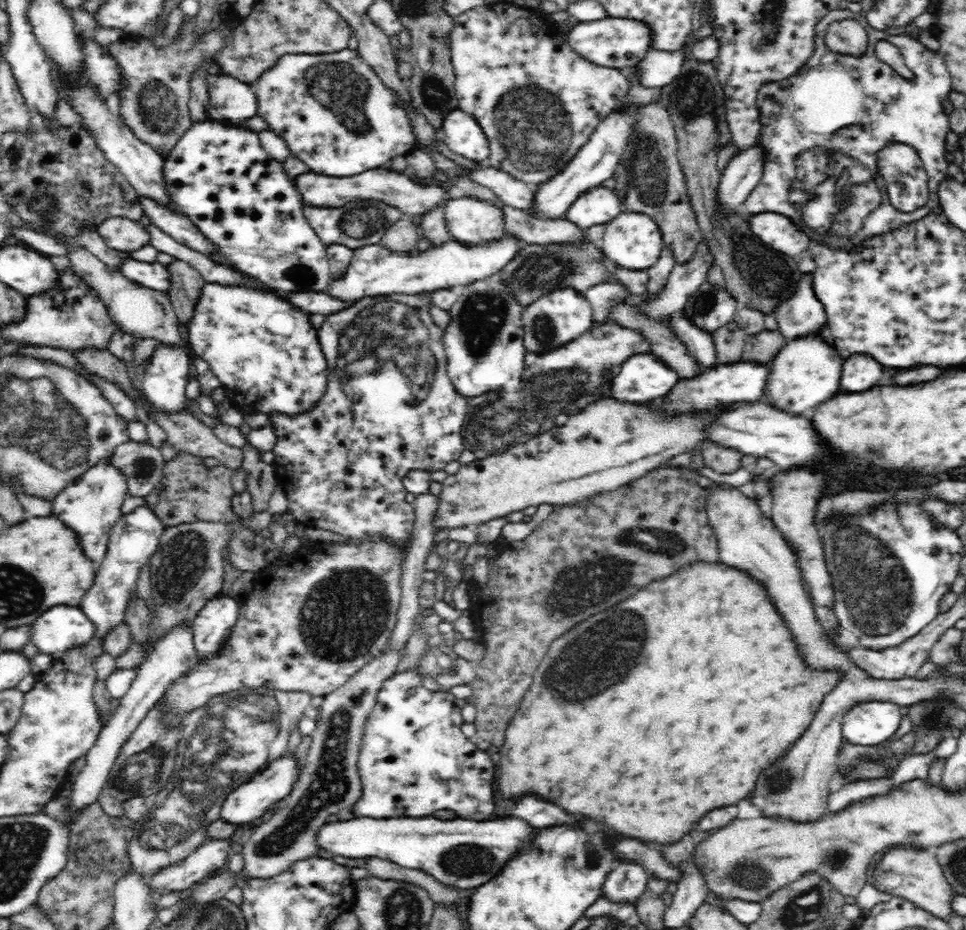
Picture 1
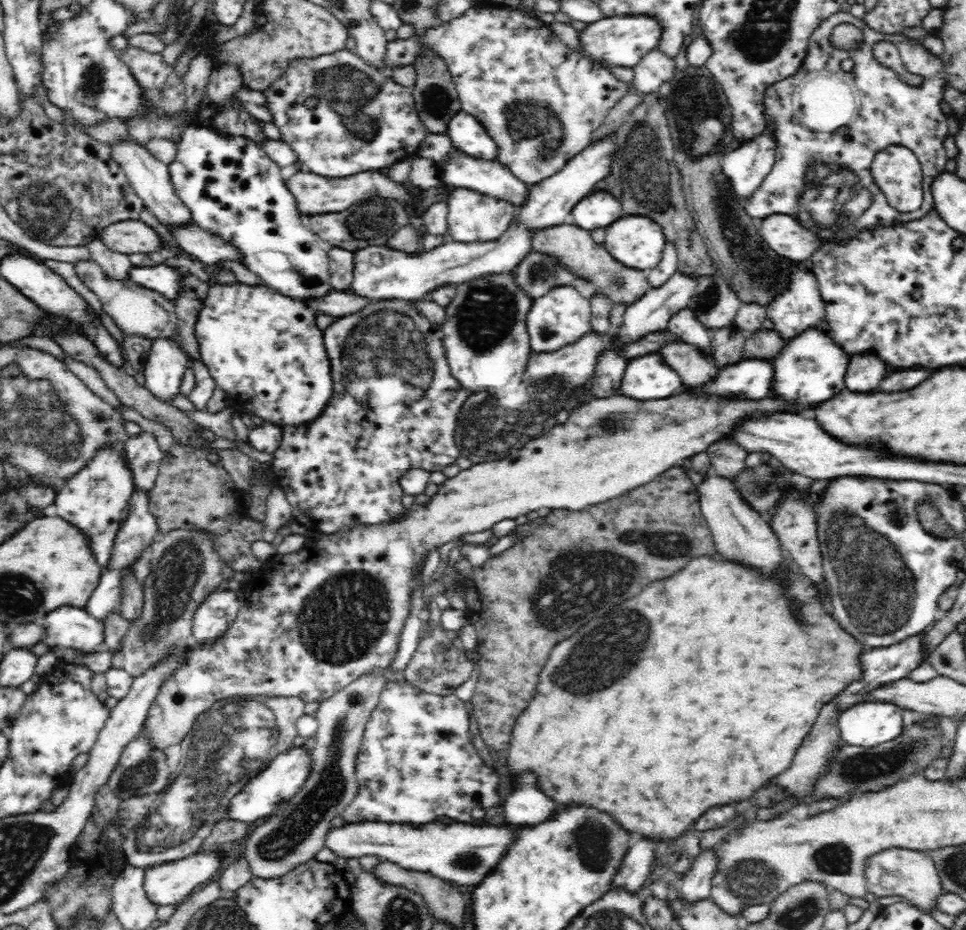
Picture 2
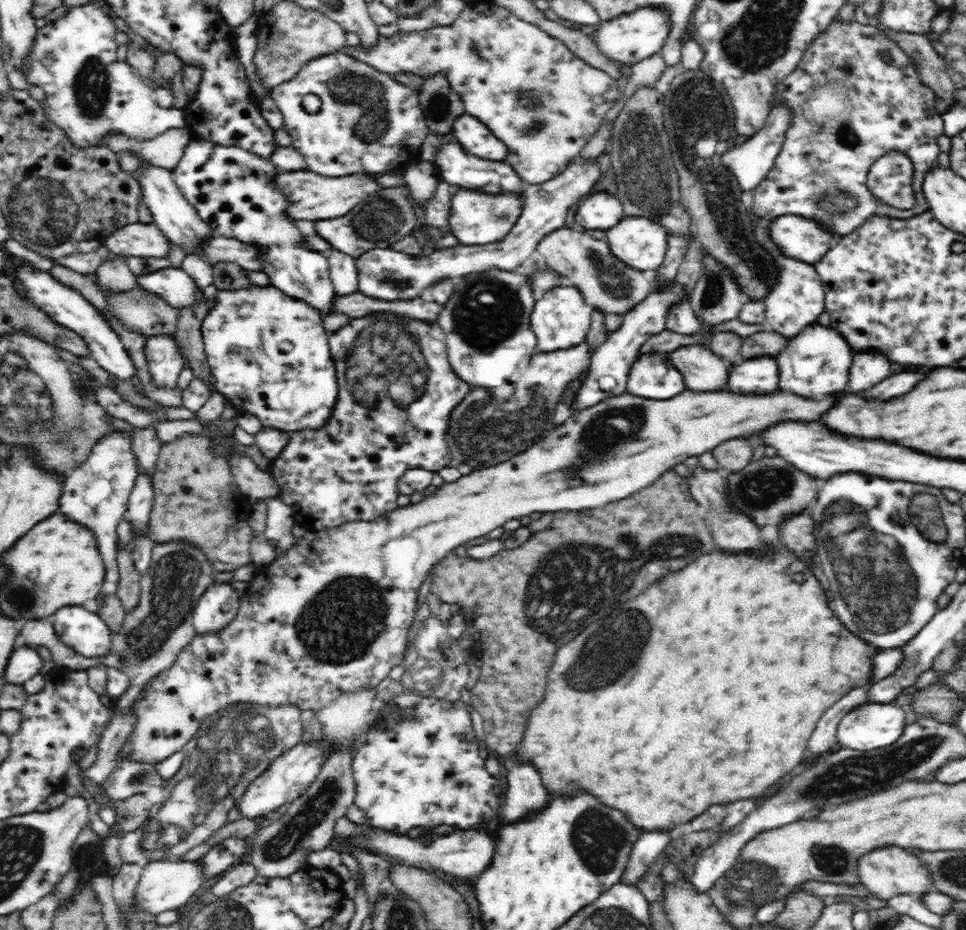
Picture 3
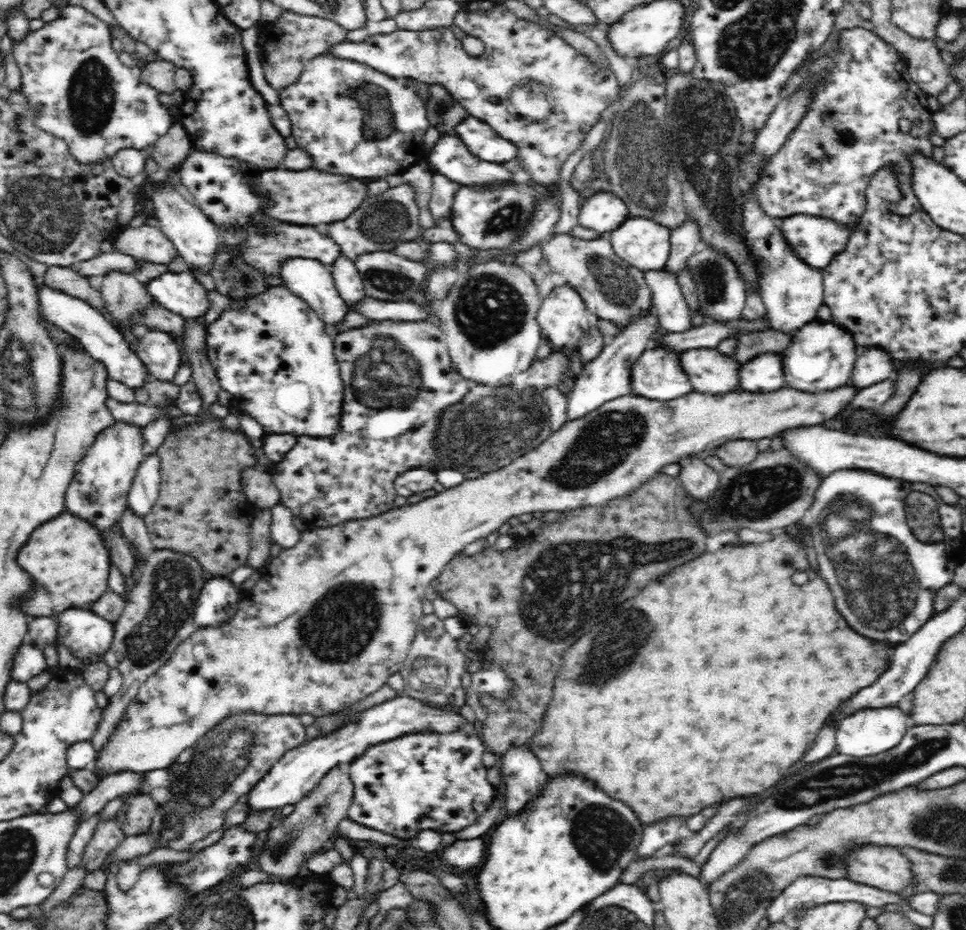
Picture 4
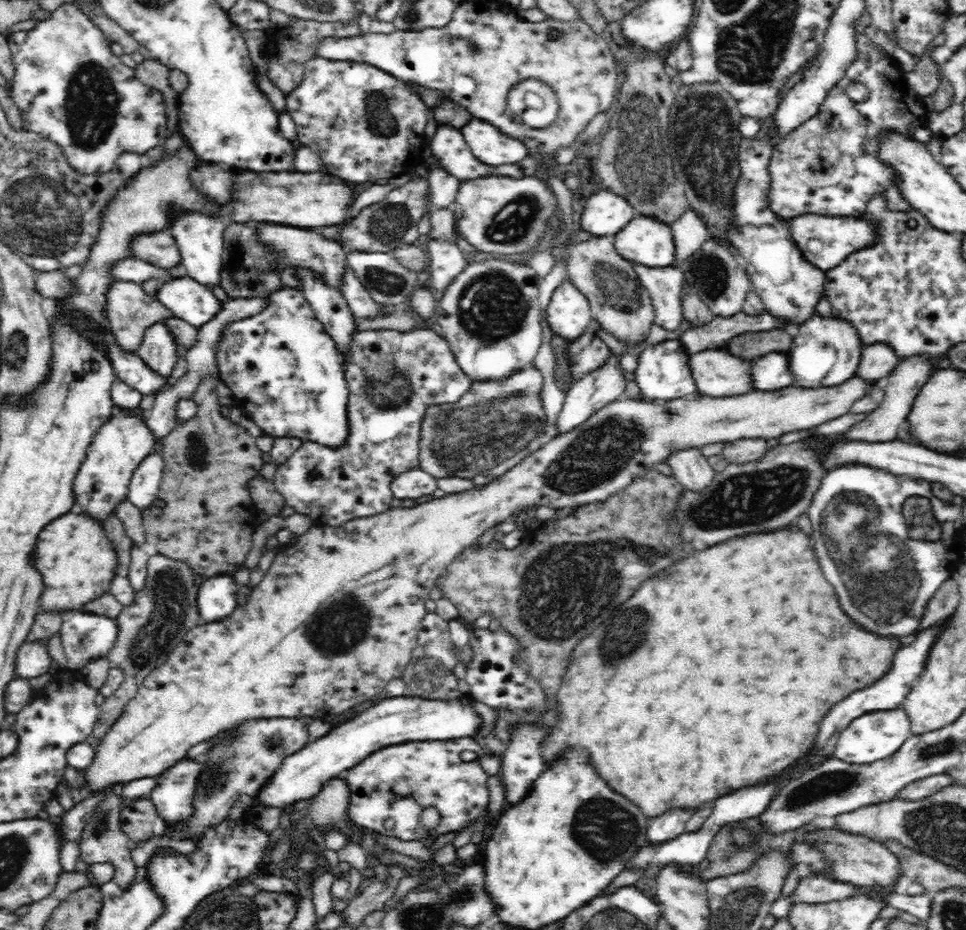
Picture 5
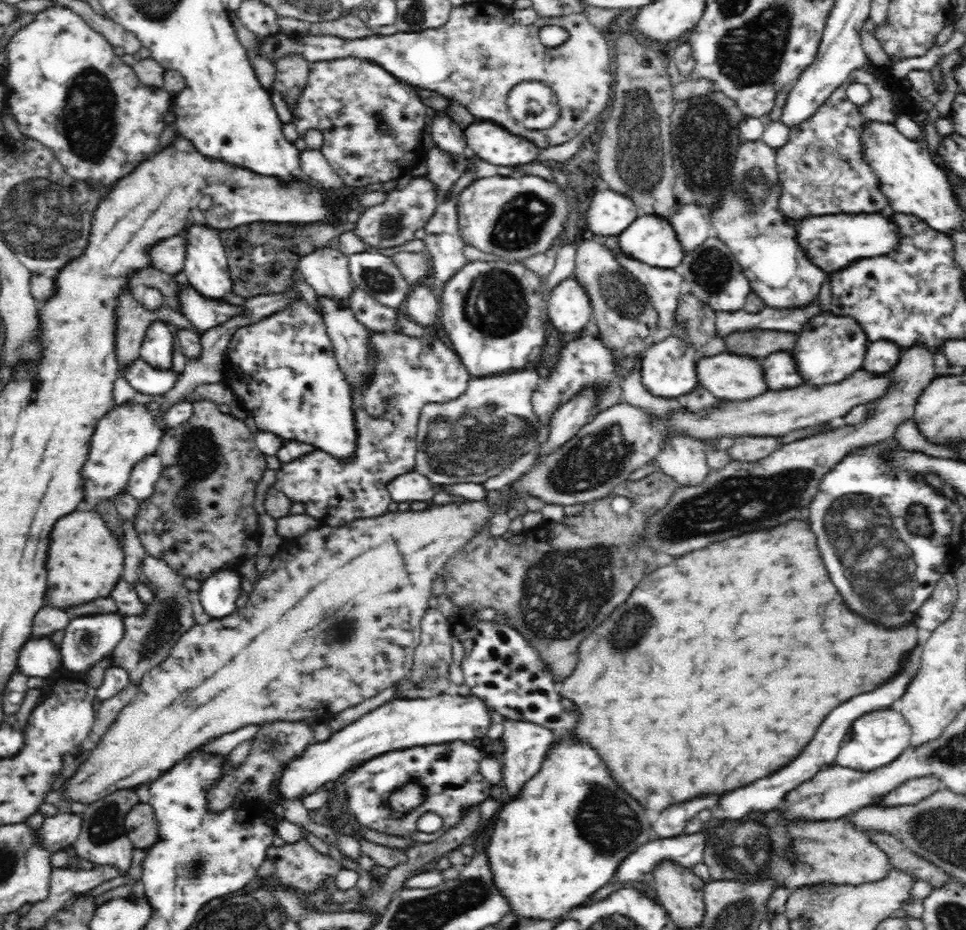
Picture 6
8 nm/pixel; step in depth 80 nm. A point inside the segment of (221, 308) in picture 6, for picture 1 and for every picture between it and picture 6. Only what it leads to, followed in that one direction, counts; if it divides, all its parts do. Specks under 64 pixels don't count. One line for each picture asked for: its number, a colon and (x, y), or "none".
1: (155, 276)
2: (165, 279)
3: (174, 285)
4: (182, 293)
5: (187, 299)

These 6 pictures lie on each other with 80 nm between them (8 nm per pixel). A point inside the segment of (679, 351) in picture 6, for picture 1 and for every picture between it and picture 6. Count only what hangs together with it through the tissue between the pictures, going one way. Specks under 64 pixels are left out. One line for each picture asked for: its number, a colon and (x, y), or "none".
1: (643, 377)
2: (647, 377)
3: (652, 376)
4: (657, 375)
5: (663, 373)

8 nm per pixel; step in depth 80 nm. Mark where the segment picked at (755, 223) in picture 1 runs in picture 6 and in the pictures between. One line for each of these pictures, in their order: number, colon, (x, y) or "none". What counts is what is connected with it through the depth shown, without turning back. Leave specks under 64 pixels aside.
2: (783, 233)
3: (799, 238)
4: (815, 240)
5: (824, 241)
6: (833, 241)

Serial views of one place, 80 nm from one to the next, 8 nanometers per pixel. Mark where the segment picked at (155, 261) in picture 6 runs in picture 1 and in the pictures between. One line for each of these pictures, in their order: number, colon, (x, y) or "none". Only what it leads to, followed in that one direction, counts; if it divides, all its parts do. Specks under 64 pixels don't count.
1: (122, 234)
2: (127, 236)
3: (139, 239)
4: (147, 242)
5: (159, 248)

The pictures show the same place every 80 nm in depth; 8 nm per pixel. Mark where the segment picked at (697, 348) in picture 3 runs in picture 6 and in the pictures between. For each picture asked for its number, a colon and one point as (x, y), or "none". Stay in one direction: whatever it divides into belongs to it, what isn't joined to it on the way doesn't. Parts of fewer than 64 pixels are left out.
4: (709, 371)
5: (718, 374)
6: (727, 376)

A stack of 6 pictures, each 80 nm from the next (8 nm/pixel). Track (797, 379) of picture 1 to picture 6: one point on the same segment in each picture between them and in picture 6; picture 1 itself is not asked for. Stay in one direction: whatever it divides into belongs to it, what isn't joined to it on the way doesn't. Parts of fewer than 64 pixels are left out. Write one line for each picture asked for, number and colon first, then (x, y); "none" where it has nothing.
2: (810, 369)
3: (815, 362)
4: (820, 357)
5: (826, 352)
6: (830, 348)

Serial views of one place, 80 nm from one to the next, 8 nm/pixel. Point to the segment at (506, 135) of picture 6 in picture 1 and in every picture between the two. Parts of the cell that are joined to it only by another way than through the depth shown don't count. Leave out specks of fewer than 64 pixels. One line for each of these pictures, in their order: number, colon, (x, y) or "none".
1: (461, 132)
2: (469, 138)
3: (472, 135)
4: (477, 136)
5: (489, 145)

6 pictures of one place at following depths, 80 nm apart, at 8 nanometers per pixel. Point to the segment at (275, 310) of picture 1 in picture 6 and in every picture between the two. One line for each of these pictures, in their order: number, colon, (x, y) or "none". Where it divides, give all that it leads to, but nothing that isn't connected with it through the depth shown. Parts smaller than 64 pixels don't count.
2: (264, 349)
3: (268, 352)
4: (271, 355)
5: (285, 373)
6: (282, 369)

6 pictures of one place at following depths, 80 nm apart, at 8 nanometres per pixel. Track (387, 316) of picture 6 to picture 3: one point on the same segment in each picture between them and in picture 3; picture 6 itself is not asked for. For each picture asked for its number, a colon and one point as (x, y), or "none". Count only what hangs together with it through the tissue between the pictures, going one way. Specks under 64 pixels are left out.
3: (342, 270)
4: (347, 279)
5: (362, 305)

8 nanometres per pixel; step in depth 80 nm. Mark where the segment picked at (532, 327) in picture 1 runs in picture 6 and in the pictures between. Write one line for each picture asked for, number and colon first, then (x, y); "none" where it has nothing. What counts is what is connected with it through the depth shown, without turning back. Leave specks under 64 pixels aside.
2: (562, 316)
3: (561, 319)
4: (563, 318)
5: (568, 314)
6: (569, 309)

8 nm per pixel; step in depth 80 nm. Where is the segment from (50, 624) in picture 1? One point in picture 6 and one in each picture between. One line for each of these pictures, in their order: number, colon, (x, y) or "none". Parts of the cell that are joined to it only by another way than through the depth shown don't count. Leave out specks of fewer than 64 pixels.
2: (68, 627)
3: (85, 632)
4: (86, 635)
5: (85, 637)
6: (89, 638)

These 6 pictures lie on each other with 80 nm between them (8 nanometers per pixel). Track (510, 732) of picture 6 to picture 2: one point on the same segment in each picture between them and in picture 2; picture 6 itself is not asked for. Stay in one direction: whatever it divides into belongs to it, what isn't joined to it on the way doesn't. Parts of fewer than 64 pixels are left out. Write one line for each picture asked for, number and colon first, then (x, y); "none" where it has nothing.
2: (527, 806)
3: (526, 795)
4: (521, 774)
5: (522, 762)

